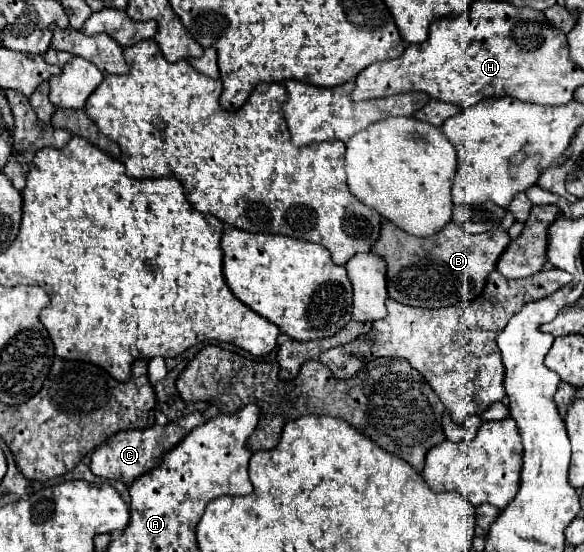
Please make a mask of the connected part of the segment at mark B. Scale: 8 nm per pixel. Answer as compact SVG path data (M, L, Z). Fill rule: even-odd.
M383 221L381 237L373 253L387 261L389 297L413 307L449 307L461 301L473 301L483 291L487 275L495 269L497 259L509 245L505 229L493 229L479 235L465 233L453 221L433 237L419 239L405 233L391 221Z

